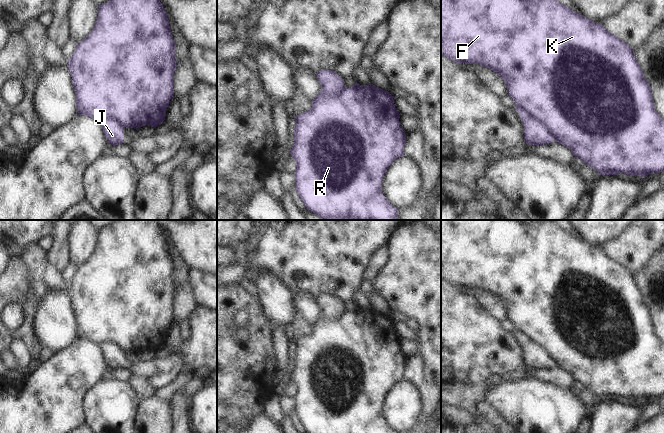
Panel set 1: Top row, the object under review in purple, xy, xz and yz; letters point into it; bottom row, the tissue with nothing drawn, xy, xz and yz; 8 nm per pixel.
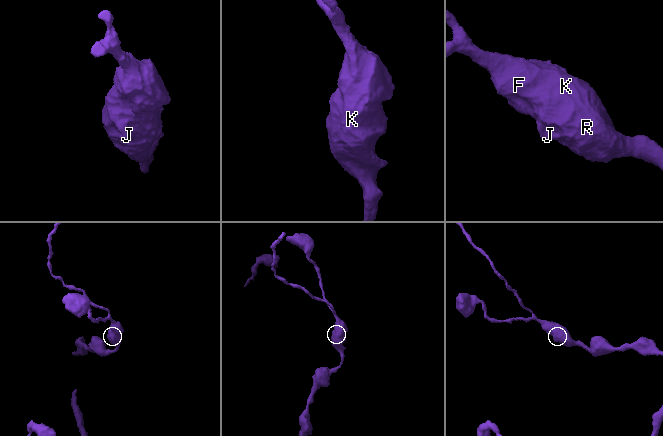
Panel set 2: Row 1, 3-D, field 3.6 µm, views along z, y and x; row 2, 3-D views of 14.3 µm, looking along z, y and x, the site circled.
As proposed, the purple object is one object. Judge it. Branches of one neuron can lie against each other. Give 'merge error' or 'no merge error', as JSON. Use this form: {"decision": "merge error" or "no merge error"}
{"decision": "merge error"}

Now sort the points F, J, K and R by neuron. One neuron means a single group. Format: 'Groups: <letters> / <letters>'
Groups: F K R / J.

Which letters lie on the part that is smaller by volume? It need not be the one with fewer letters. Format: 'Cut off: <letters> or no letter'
Cut off: J

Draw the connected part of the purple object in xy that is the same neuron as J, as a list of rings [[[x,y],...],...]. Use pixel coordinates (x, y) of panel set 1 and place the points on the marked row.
[[[100,119],[98,121],[102,126],[104,136],[108,143],[112,145],[120,145],[124,140],[124,128],[123,126],[114,119]]]

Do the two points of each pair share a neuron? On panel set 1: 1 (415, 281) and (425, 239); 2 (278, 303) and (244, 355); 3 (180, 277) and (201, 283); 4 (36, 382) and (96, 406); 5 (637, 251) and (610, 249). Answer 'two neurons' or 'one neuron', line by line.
1: one neuron
2: two neurons
3: two neurons
4: two neurons
5: one neuron

